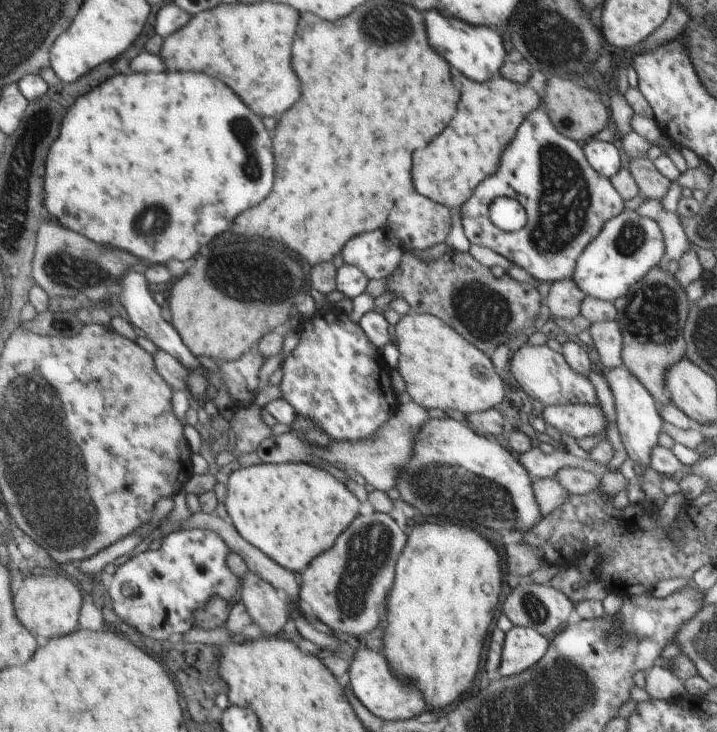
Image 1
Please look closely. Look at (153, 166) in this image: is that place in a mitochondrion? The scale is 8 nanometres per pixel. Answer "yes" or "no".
no

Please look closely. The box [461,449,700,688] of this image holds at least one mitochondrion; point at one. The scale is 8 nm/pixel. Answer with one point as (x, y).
(534, 605)

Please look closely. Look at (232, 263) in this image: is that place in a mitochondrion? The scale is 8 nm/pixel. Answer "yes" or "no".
yes

